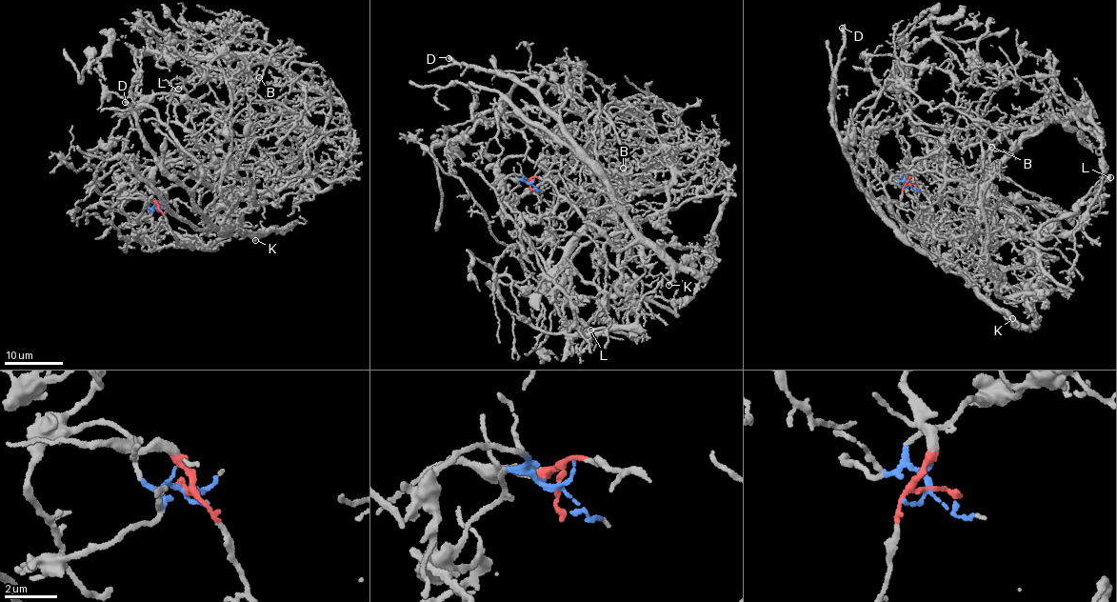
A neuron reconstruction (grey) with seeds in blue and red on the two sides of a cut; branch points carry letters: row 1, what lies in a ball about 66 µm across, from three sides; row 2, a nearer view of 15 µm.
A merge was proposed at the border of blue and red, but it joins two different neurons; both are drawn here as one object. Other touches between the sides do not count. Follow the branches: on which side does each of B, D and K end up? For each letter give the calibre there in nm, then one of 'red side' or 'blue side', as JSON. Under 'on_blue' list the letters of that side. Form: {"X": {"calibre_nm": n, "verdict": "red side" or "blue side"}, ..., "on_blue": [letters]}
{"B": {"calibre_nm": 170, "verdict": "blue side"}, "D": {"calibre_nm": 440, "verdict": "red side"}, "K": {"calibre_nm": 170, "verdict": "red side"}, "on_blue": ["B"]}

